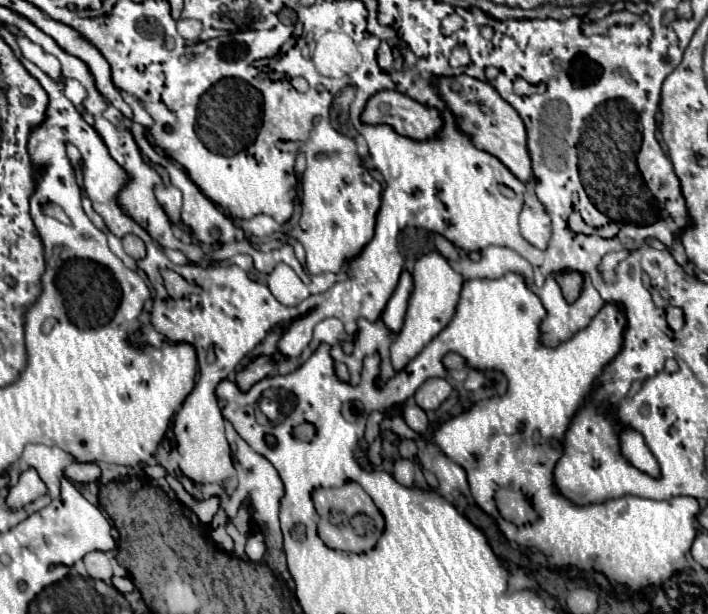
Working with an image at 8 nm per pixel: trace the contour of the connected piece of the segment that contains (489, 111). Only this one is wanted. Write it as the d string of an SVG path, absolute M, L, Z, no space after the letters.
M468 75L458 77L442 77L436 81L440 95L452 109L452 113L458 119L458 125L462 131L472 135L472 141L478 149L494 155L500 159L522 183L528 183L534 179L532 173L532 159L526 147L526 129L520 115L498 95L498 91L480 79L472 79Z

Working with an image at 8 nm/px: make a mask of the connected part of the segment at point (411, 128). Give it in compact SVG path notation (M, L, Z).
M378 91L374 97L370 97L370 101L366 103L366 109L362 113L362 121L370 123L370 125L390 125L396 133L406 135L414 141L426 141L426 139L438 137L438 133L444 125L438 109L422 105L396 91Z

